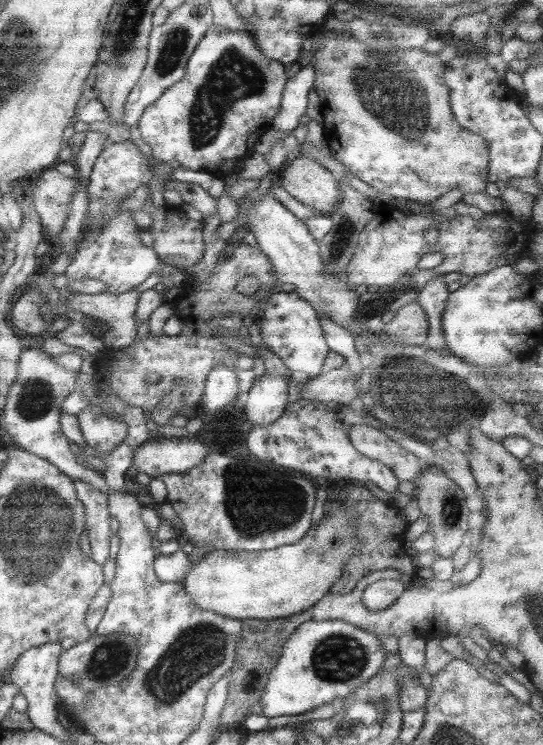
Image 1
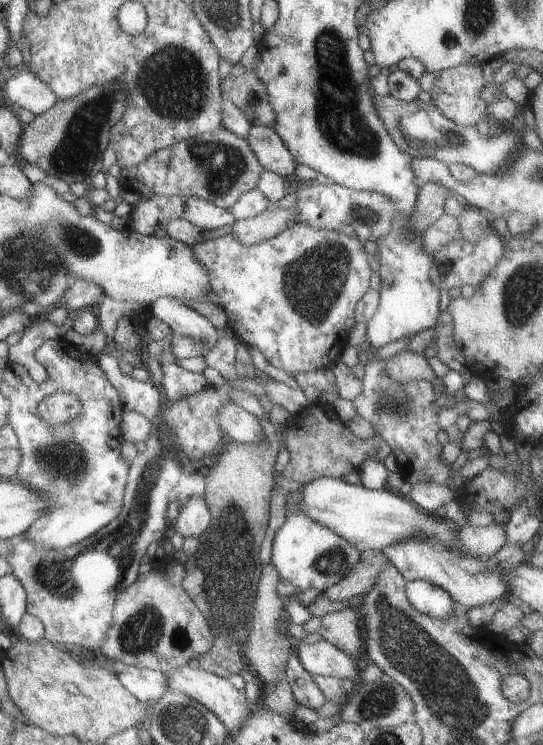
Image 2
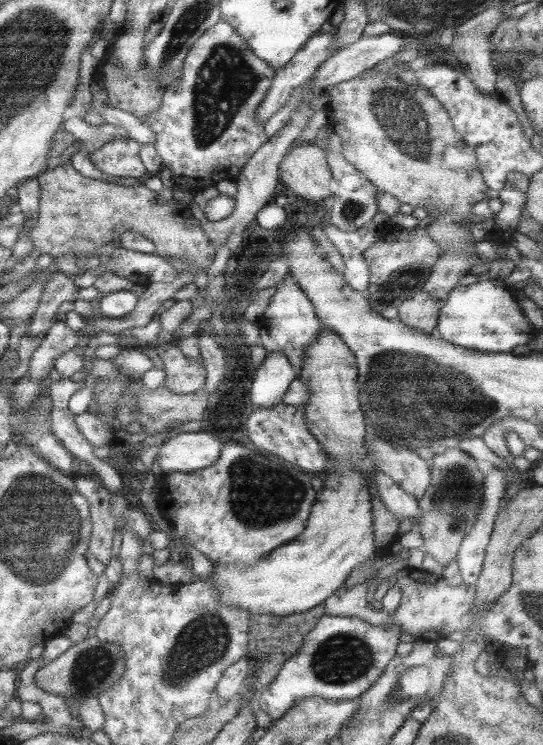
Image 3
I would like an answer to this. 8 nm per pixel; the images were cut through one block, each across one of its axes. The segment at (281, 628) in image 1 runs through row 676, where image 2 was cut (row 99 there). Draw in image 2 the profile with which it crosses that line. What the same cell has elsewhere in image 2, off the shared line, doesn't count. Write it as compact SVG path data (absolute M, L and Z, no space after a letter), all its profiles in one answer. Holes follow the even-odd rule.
M235 63L221 81L222 97L244 113L251 125L271 126L274 112L269 104L265 85L253 71Z

